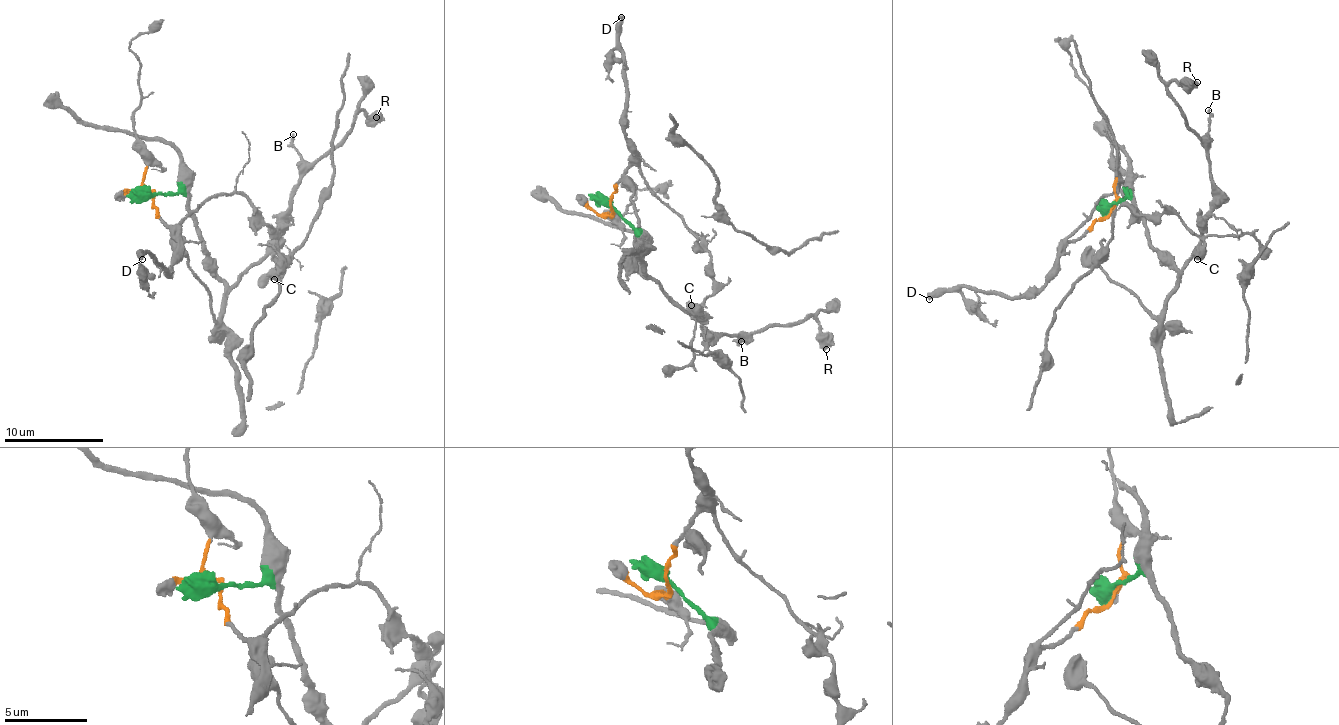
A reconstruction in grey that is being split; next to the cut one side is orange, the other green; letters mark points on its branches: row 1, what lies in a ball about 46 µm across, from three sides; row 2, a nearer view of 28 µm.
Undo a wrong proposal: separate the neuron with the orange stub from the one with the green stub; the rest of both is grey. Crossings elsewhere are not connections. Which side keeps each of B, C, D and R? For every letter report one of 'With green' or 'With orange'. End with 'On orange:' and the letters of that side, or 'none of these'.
B: With green
C: With orange
D: With orange
R: With green
On orange: C, D

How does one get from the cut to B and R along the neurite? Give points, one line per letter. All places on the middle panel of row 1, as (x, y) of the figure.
B: (614, 210), (640, 236), (639, 264), (708, 330), (738, 336), (743, 340), (740, 340)
R: (614, 210), (640, 236), (639, 264), (708, 330), (743, 337), (811, 315), (819, 323), (826, 349)

